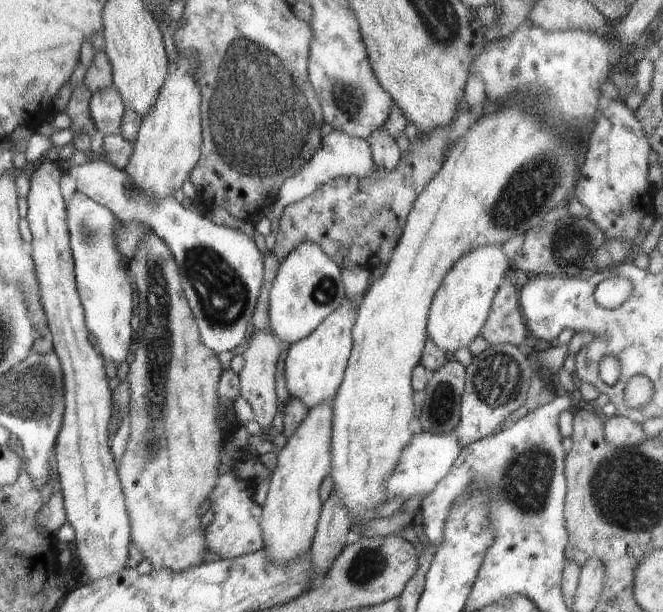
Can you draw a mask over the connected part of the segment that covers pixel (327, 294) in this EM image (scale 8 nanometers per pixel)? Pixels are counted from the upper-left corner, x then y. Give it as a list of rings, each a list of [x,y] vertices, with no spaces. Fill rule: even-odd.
[[[302,242],[282,260],[269,292],[271,332],[292,344],[304,340],[345,298],[341,267],[314,242]]]

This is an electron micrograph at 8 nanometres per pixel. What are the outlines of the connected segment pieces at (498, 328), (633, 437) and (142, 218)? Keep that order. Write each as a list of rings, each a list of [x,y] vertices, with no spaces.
[[[508,278],[498,286],[481,335],[491,345],[511,344],[518,347],[525,339],[530,339],[523,320],[518,291]]]
[[[617,416],[604,419],[604,438],[606,442],[618,446],[618,448],[628,448],[640,444],[646,440],[647,436],[642,428],[642,424],[636,424],[626,416]]]
[[[96,160],[86,164],[76,165],[70,168],[68,175],[74,178],[77,190],[90,196],[92,200],[103,204],[123,223],[140,222],[146,224],[153,232],[156,232],[164,244],[170,248],[172,256],[180,272],[182,290],[184,291],[188,306],[190,306],[194,320],[198,325],[200,340],[216,354],[233,352],[236,346],[242,345],[246,340],[248,332],[248,322],[251,321],[258,295],[263,283],[264,257],[262,252],[256,247],[254,239],[244,234],[238,228],[218,225],[210,222],[210,216],[202,216],[192,206],[184,208],[182,203],[174,198],[174,193],[168,198],[156,200],[154,196],[146,196],[134,182],[125,169],[116,168],[108,161]]]

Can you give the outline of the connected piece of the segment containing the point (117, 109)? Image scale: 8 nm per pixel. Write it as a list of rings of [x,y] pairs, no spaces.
[[[110,84],[110,88],[106,88],[106,90],[100,90],[100,92],[96,90],[91,95],[89,107],[95,128],[101,134],[119,134],[125,106],[124,102],[122,102],[122,96],[114,88],[114,84]]]

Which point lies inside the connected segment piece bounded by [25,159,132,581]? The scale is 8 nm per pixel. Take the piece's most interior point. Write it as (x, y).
(94, 501)

